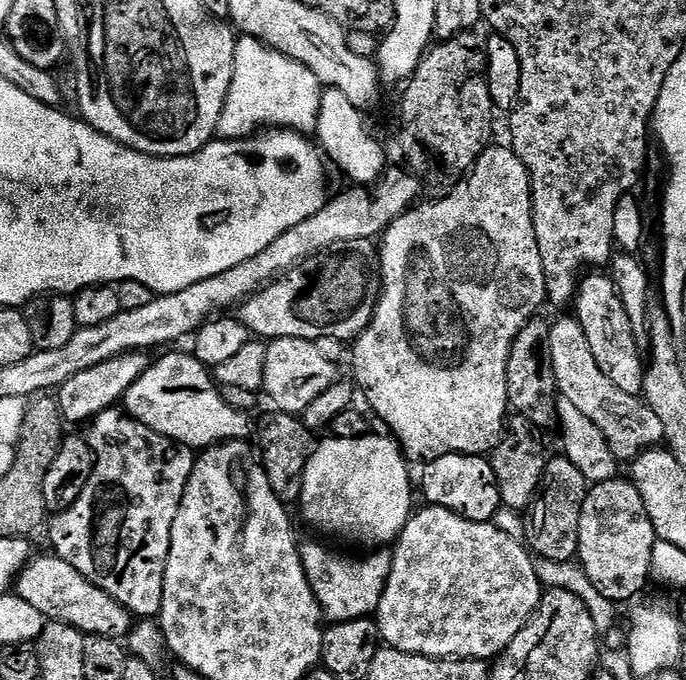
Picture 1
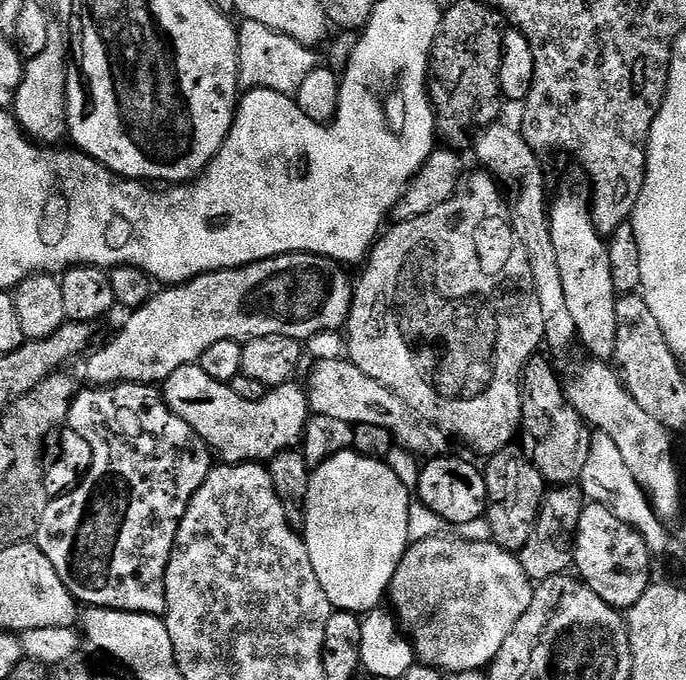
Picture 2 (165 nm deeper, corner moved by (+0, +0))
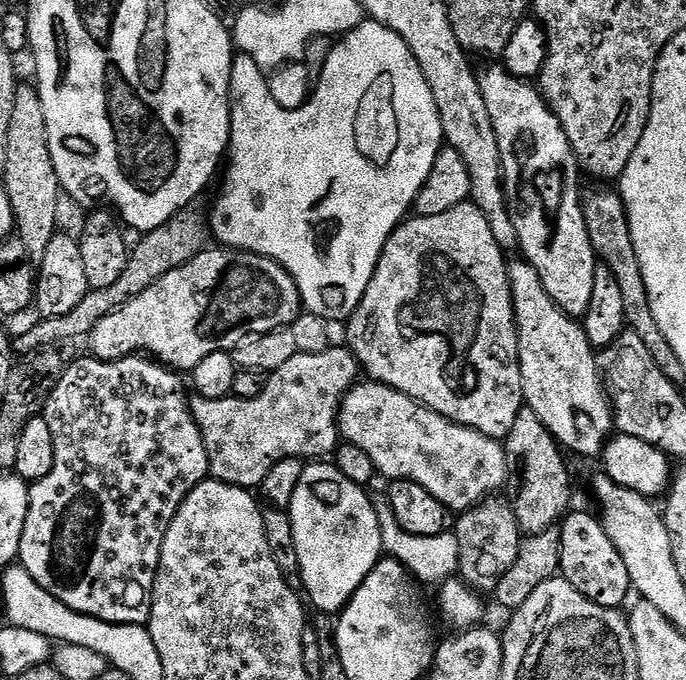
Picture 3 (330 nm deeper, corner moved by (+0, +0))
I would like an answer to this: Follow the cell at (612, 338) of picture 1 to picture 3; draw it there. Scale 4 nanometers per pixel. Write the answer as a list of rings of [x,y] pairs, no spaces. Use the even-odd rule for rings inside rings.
[[[502,66],[481,71],[479,77],[482,98],[486,98],[486,110],[490,110],[490,122],[498,138],[500,165],[504,171],[504,195],[508,197],[508,213],[518,230],[519,251],[524,251],[523,259],[538,273],[552,301],[566,315],[583,318],[588,312],[590,300],[594,298],[598,257],[586,230],[580,184],[582,169],[576,163],[566,130],[562,130],[562,122],[558,122],[535,83],[511,76]]]

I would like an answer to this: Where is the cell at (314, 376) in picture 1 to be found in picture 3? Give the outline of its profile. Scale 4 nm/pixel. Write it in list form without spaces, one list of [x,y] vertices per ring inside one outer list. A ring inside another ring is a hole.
[[[357,383],[340,403],[340,435],[370,454],[381,477],[414,482],[422,490],[430,490],[438,502],[456,514],[495,497],[499,493],[496,491],[510,480],[508,455],[497,437],[447,420],[390,386],[367,383]]]

